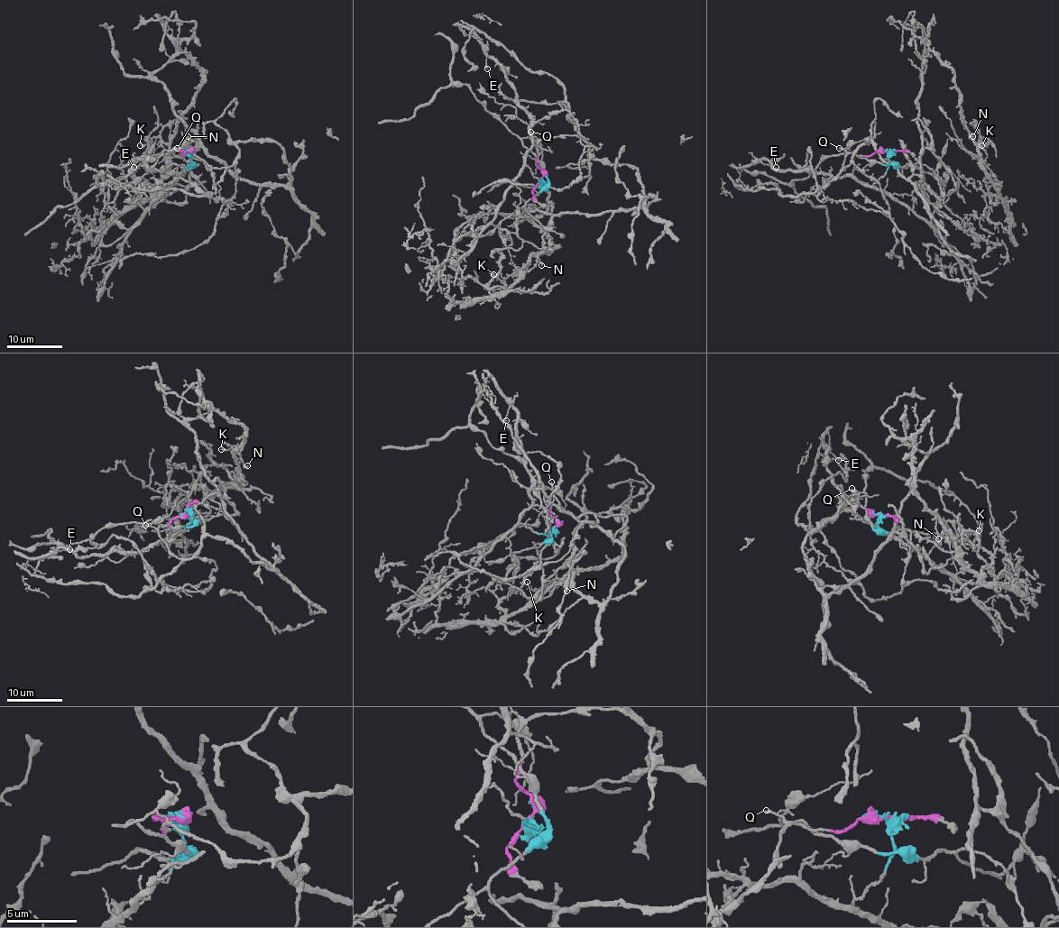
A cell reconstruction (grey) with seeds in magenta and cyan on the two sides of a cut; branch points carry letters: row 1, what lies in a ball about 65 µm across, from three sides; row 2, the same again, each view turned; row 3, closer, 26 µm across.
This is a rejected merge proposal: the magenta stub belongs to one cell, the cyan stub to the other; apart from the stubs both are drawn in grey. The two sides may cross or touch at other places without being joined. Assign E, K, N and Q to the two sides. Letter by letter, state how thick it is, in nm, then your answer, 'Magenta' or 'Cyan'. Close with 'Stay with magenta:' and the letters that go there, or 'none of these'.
E: Thickness 120 nm. Cyan
K: Thickness 130 nm. Magenta
N: Thickness 160 nm. Magenta
Q: Thickness 130 nm. Magenta
Stay with magenta: K, N, Q

